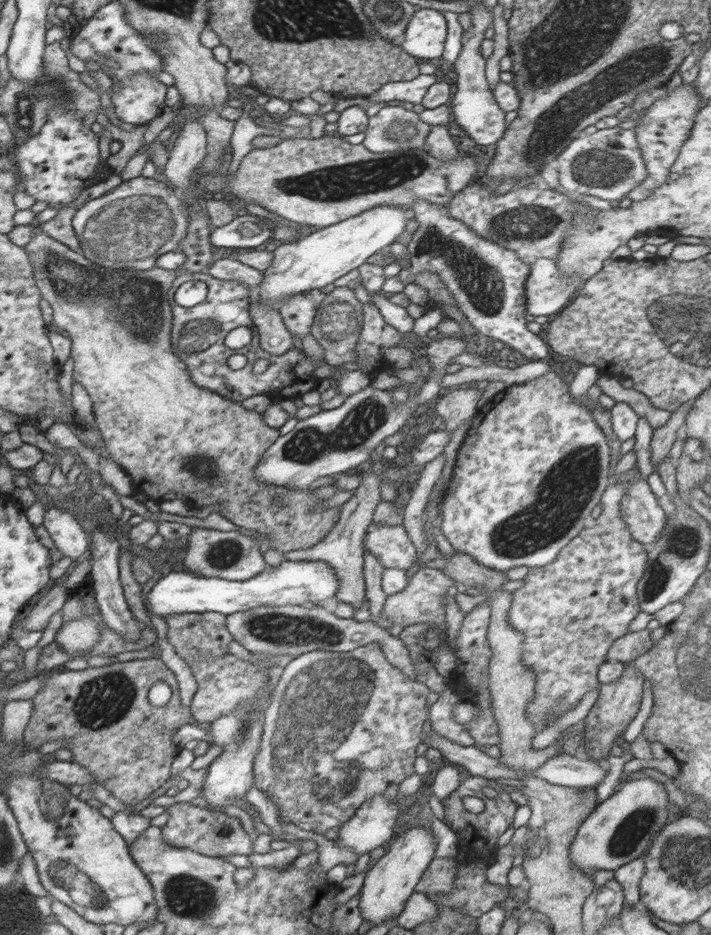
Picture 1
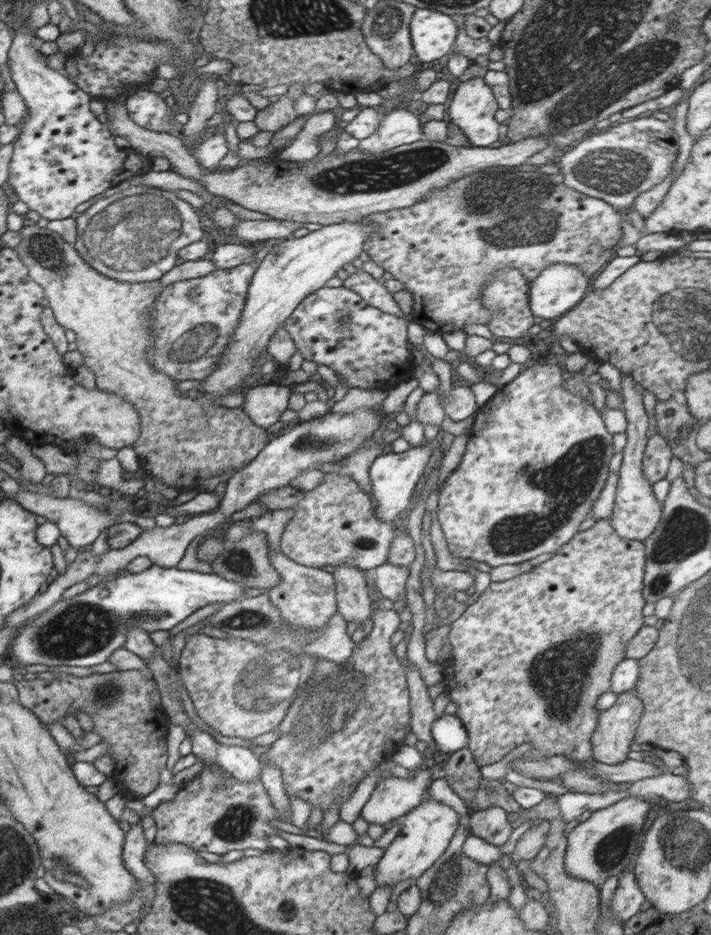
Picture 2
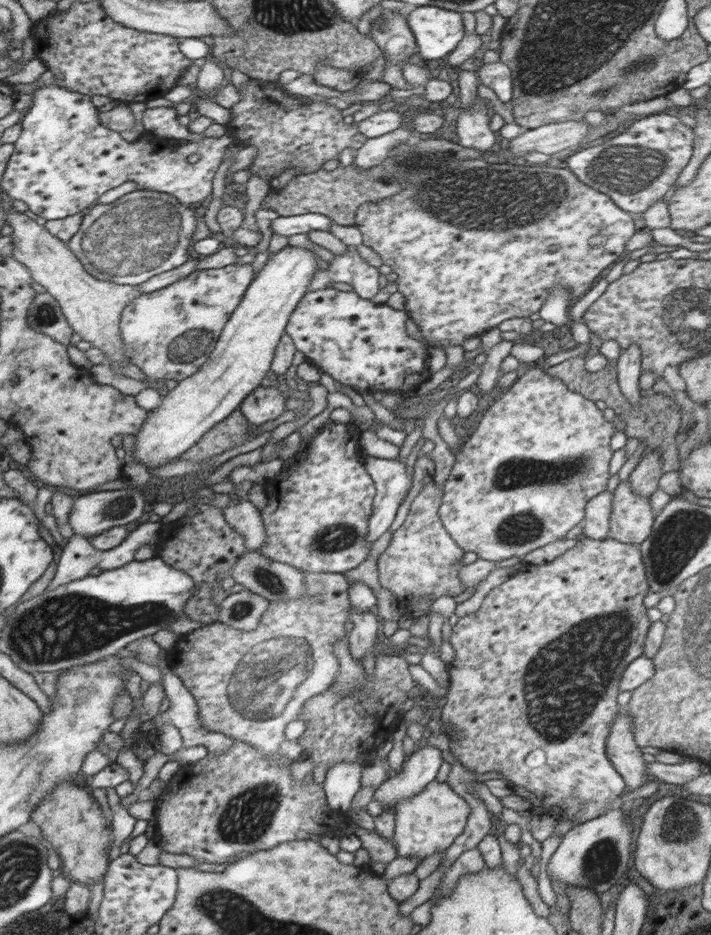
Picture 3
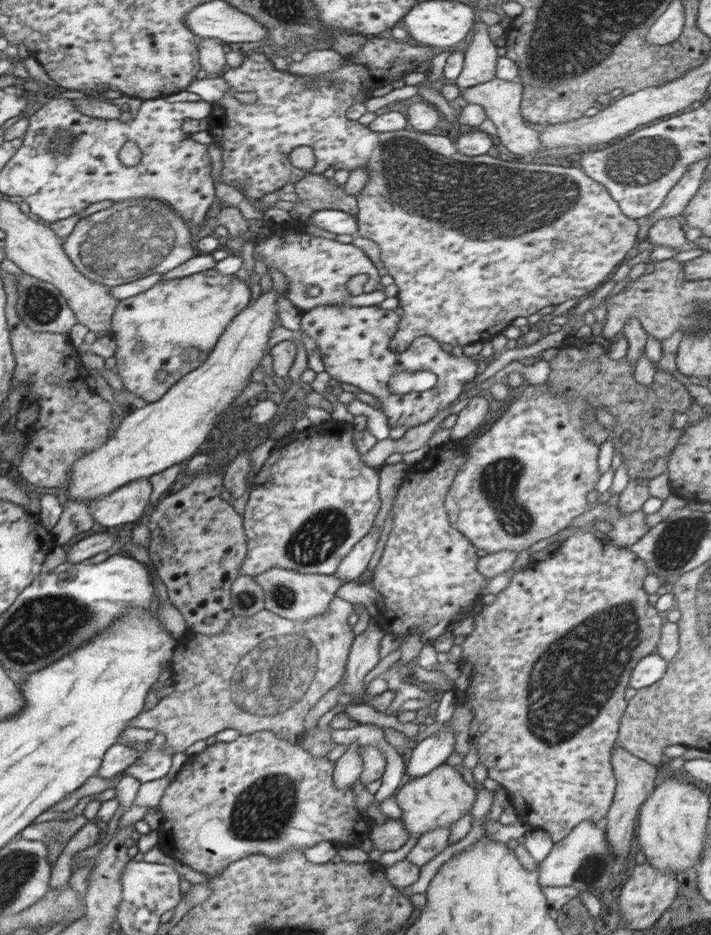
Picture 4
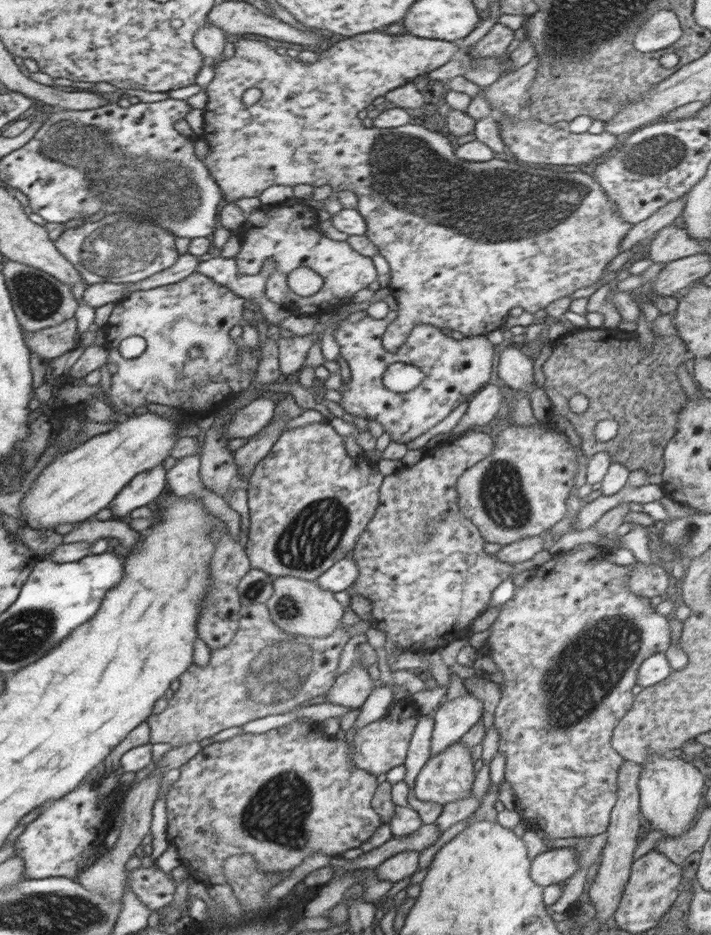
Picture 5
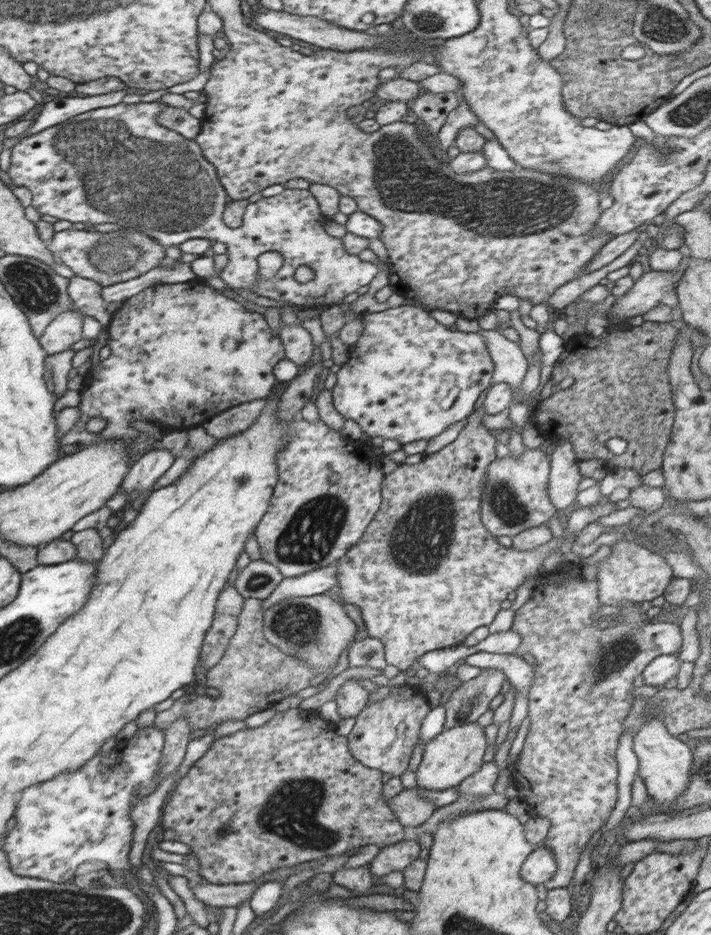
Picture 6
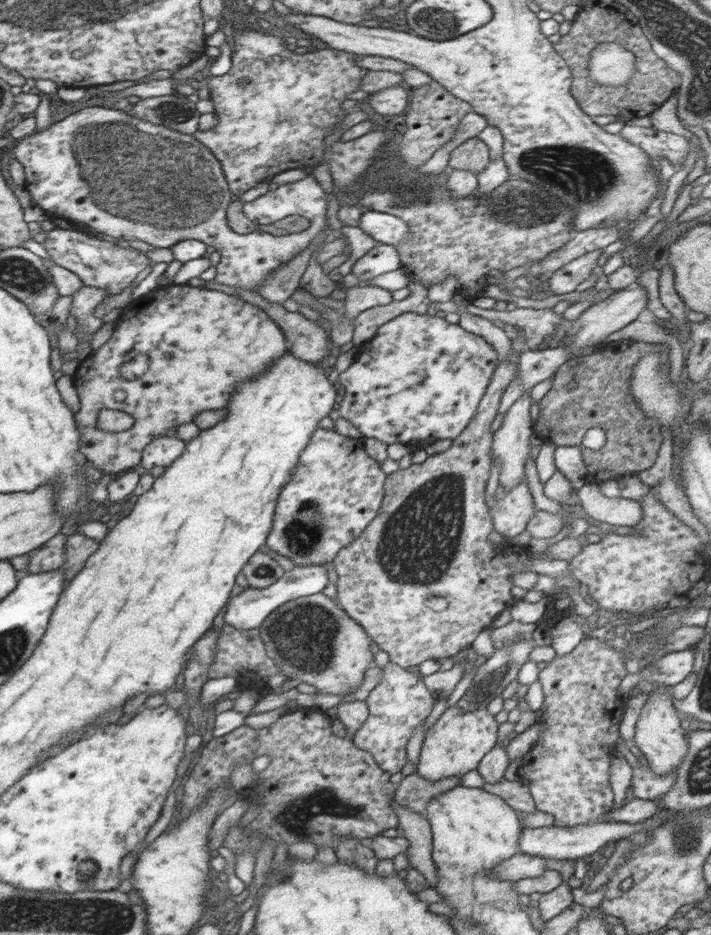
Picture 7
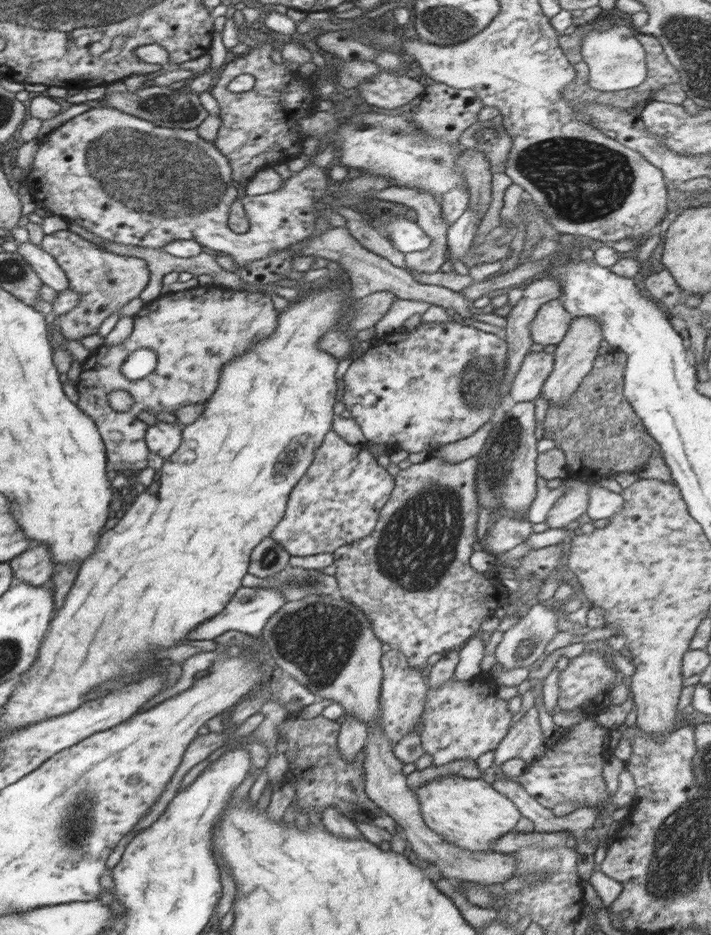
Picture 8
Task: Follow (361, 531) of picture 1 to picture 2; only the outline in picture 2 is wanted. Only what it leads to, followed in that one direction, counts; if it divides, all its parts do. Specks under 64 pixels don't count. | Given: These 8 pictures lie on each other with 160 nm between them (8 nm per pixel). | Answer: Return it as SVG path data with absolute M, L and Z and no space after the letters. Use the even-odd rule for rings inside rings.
M338 565L333 577L337 592L337 610L347 622L362 622L371 618L373 603L370 601L364 571L352 565Z

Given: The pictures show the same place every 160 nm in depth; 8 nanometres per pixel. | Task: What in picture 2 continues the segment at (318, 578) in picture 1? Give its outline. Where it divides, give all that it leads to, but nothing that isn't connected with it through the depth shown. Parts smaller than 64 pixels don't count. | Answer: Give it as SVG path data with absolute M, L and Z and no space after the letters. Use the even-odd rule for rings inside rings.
M153 564L150 568L144 570L144 572L129 572L124 570L122 573L119 573L114 580L109 580L109 582L101 582L93 587L88 589L83 593L75 595L71 598L58 601L54 606L46 609L40 615L37 615L33 619L30 619L26 624L20 629L20 633L16 638L13 638L11 645L9 646L6 653L12 655L18 662L26 664L45 664L49 666L96 666L96 664L102 664L106 662L107 658L116 650L117 648L124 647L126 631L132 627L140 627L142 630L145 630L148 634L154 632L154 630L170 630L174 628L177 624L180 624L182 620L186 620L190 614L196 612L198 608L204 608L208 604L216 604L216 602L222 602L222 604L228 604L229 602L237 602L244 596L244 590L247 589L244 583L239 583L235 580L226 580L223 576L220 576L218 573L200 573L192 570L180 570L177 567L174 568L164 568Z

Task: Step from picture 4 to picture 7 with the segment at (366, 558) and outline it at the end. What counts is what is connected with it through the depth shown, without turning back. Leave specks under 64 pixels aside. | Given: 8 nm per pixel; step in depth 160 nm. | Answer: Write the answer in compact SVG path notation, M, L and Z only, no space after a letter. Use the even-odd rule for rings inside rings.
M308 565L305 567L294 567L287 570L268 588L248 587L236 597L230 599L230 608L222 616L222 624L232 625L237 629L258 629L266 620L267 616L272 614L279 606L291 600L312 596L328 586L328 569L326 565Z

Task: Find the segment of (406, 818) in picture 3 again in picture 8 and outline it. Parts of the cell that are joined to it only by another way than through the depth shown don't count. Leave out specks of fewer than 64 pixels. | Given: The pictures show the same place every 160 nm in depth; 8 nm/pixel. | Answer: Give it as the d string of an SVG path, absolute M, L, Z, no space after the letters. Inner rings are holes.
M481 674L470 680L456 680L451 678L442 687L430 689L427 692L427 703L420 724L422 749L432 756L432 765L440 767L454 760L470 759L476 761L486 752L494 751L506 737L512 722L512 713L508 711L508 700L497 697L496 685L490 677L481 678Z

